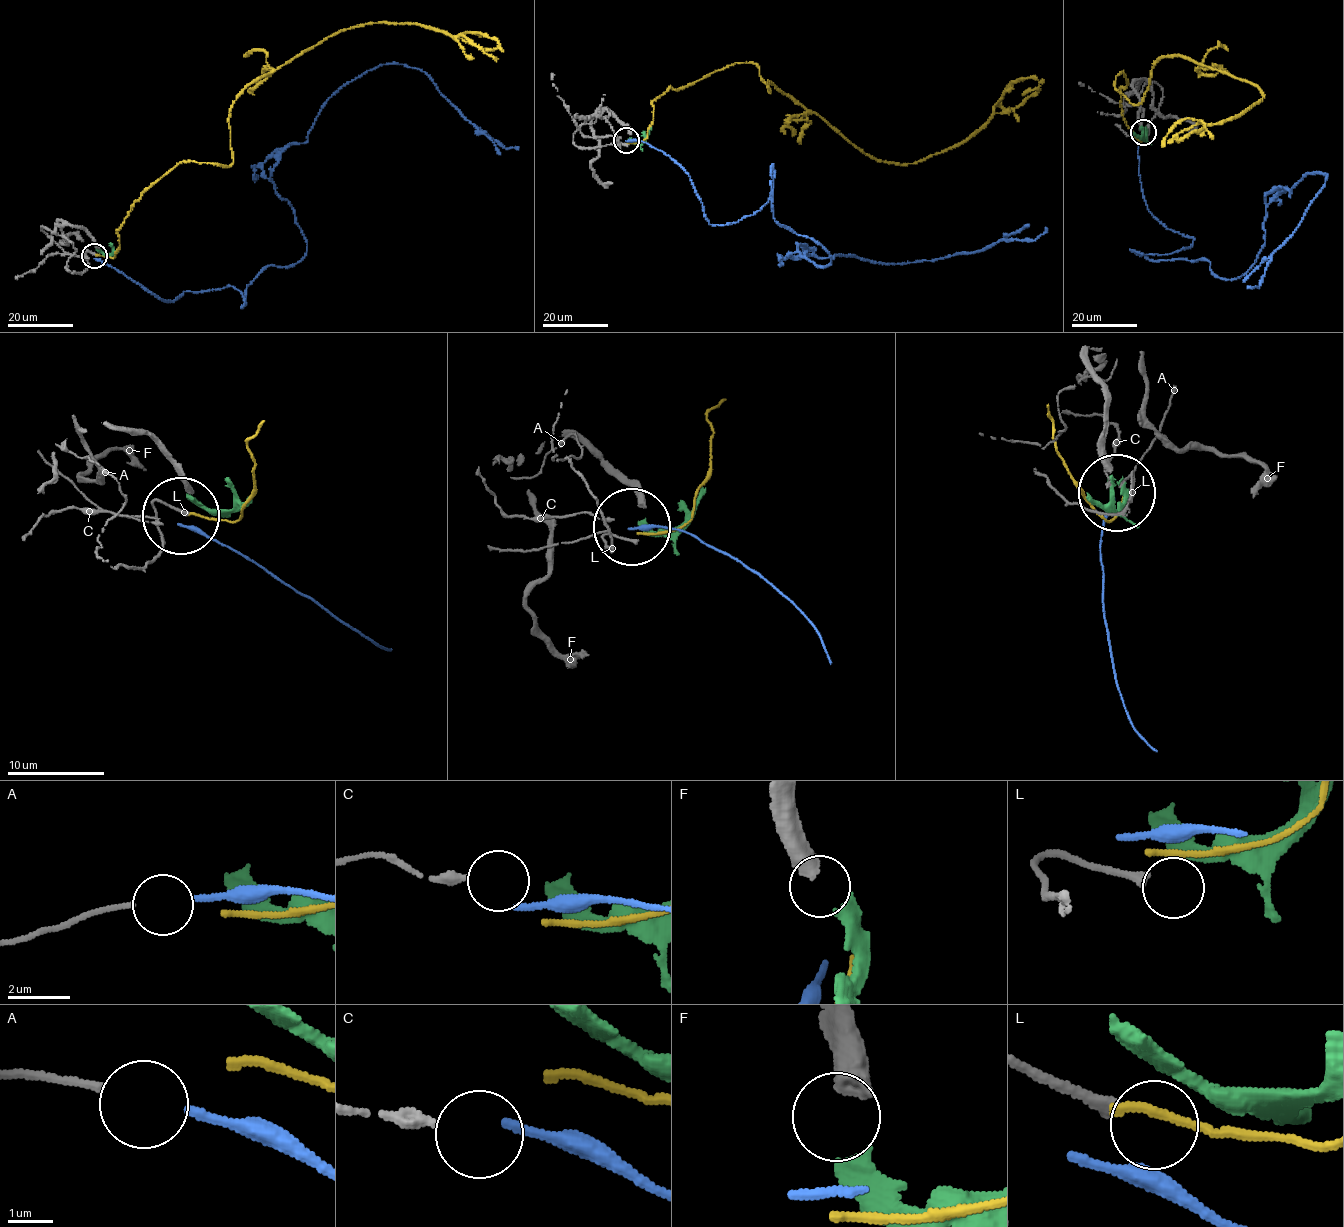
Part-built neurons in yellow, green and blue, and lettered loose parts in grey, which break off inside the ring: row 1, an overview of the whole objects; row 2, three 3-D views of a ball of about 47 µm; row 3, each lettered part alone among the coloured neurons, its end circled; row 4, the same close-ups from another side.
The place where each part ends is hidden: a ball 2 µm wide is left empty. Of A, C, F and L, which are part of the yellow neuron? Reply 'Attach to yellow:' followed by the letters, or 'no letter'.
Attach to yellow: no letter

